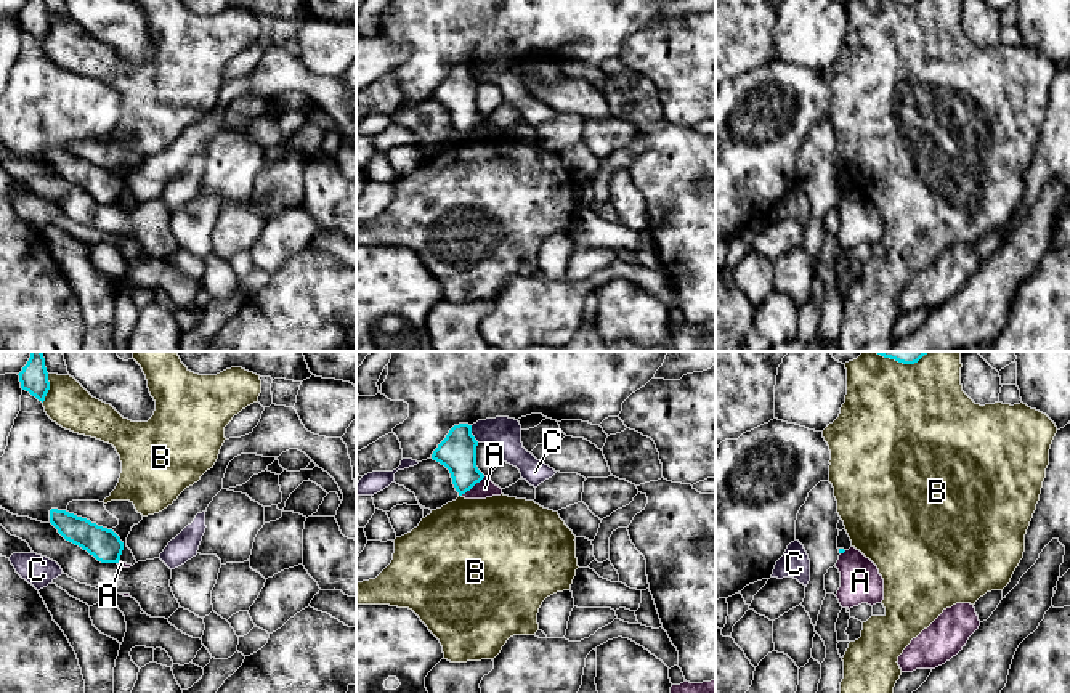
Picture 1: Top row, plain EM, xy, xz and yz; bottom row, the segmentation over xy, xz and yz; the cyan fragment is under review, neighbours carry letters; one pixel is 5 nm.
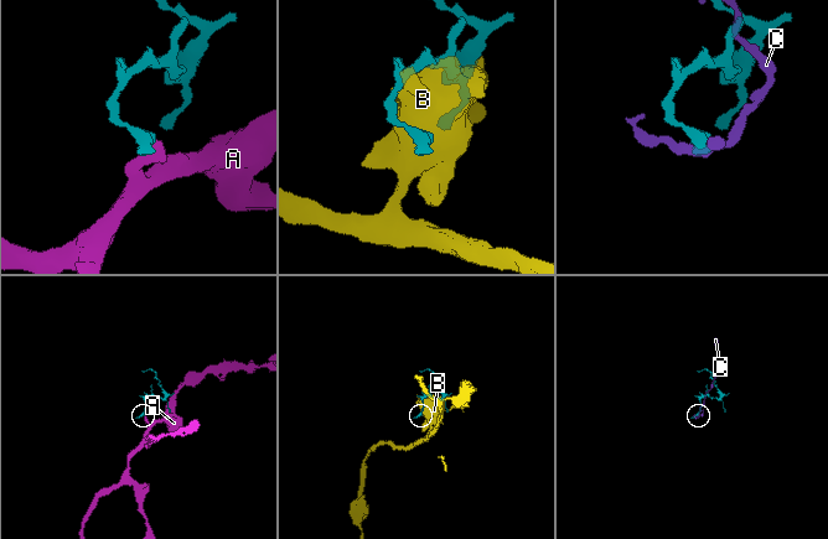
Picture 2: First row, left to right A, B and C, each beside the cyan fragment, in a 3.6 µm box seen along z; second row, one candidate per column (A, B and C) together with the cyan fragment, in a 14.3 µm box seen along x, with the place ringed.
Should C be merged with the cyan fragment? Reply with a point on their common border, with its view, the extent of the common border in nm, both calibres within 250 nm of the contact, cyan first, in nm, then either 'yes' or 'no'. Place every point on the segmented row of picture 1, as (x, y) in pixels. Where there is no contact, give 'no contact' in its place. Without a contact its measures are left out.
xz (470, 433) | 100 nm | 190/150 nm | no

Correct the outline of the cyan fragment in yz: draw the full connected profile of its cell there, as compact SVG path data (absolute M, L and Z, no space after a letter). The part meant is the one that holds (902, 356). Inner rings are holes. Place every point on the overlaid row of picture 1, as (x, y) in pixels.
M876 351L877 355L884 358L895 359L903 364L914 364L918 363L924 355L930 351Z

